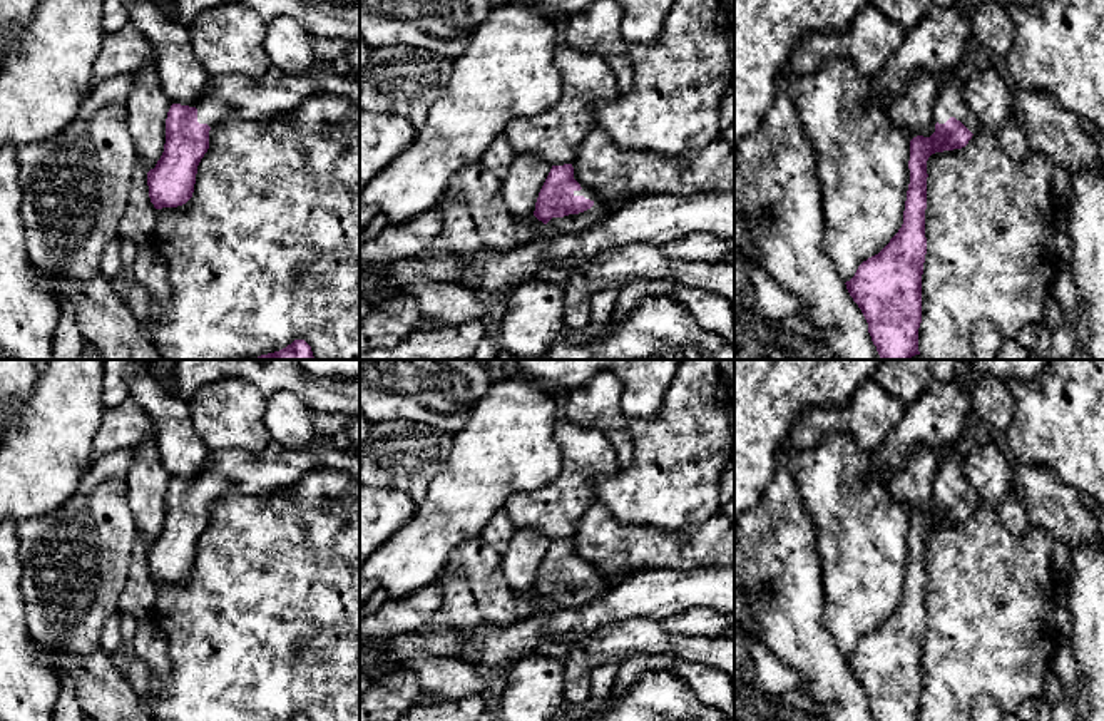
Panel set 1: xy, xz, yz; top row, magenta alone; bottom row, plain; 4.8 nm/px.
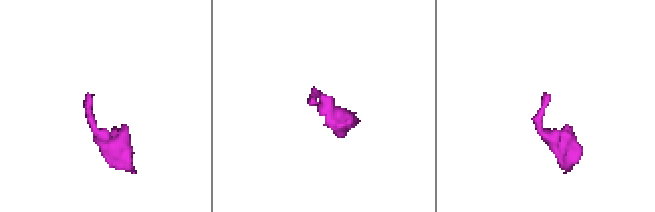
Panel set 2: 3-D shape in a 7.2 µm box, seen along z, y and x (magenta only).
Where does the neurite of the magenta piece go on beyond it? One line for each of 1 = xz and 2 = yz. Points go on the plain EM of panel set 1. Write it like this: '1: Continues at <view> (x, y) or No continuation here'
1: Continues at xz (574, 598)
2: Continues at yz (950, 477)

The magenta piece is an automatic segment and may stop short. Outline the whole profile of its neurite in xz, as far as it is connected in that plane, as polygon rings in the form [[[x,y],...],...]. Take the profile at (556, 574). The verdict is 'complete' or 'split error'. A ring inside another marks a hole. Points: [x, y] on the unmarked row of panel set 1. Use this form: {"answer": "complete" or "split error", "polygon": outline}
{"answer": "split error", "polygon": [[[572,539],[552,540],[535,577],[534,591],[555,607],[575,609],[607,592],[621,577],[604,577],[574,554]]]}

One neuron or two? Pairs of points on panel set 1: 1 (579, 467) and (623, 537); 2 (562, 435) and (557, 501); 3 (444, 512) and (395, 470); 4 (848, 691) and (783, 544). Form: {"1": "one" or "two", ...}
{"1": "two", "2": "one", "3": "two", "4": "one"}

